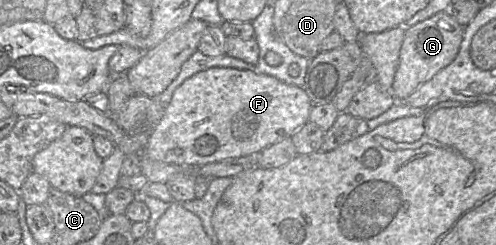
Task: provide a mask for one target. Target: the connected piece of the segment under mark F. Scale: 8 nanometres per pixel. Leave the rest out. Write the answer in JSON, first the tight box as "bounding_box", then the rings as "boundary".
{"bounding_box":[141,67,311,166],"boundary":[[[213,67],[192,75],[175,89],[141,154],[154,161],[192,166],[256,156],[270,145],[291,139],[309,121],[311,108],[309,97],[302,87],[254,70]]]}

